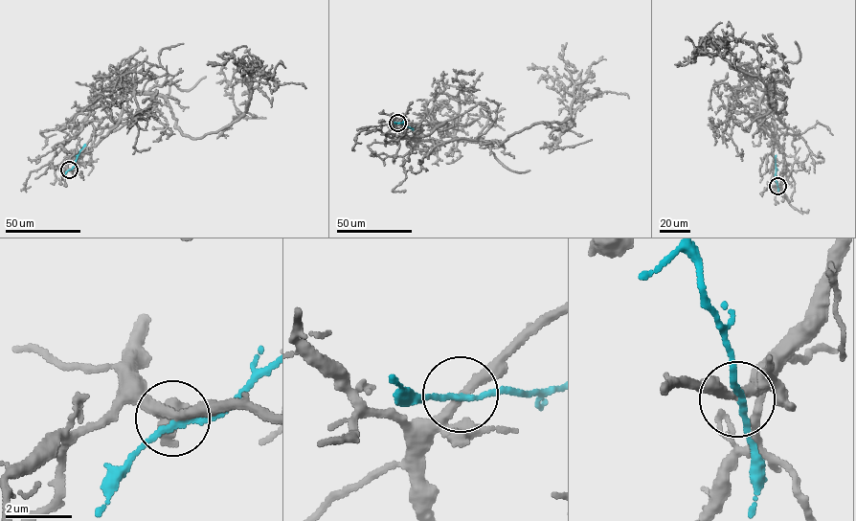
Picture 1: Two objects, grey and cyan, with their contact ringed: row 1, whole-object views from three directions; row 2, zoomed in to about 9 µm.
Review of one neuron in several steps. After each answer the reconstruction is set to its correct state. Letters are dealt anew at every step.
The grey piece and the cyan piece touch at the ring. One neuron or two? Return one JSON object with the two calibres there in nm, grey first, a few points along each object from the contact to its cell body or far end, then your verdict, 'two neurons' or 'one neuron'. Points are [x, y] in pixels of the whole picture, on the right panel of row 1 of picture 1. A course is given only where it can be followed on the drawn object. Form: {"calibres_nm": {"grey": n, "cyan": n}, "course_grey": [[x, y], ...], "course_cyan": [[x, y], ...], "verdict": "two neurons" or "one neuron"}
{"calibres_nm": {"grey": 280, "cyan": 170}, "course_grey": [[777, 186], [783, 151], [760, 99], [772, 81], [785, 98], [776, 111], [758, 77], [725, 59], [733, 39]], "course_cyan": [[777, 186], [776, 155]], "verdict": "two neurons"}

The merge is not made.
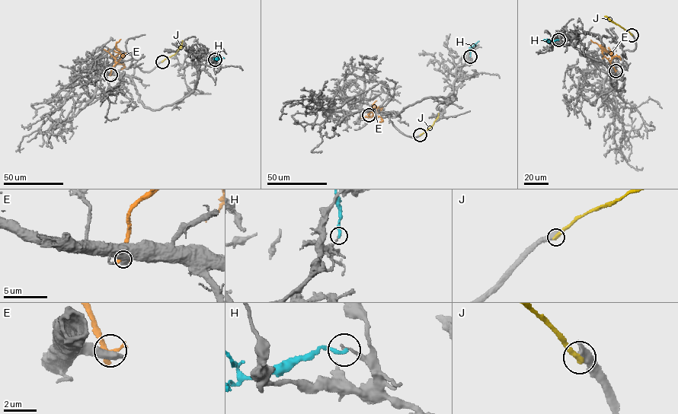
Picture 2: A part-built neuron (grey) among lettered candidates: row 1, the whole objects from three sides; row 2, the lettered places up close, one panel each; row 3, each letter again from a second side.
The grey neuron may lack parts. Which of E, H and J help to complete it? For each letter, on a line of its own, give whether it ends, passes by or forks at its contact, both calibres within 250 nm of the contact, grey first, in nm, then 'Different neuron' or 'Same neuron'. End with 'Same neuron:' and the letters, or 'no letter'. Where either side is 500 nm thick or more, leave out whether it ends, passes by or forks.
E: Thickness 650 nm (grey) against 440 nm. Different neuron
H: It ends there. Thickness 140 nm (grey) against 240 nm. Different neuron
J: Thickness 550 nm (grey) against 360 nm. Different neuron
Same neuron: no letter

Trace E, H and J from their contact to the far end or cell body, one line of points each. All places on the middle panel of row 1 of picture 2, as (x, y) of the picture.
E: (369, 115), (370, 112), (372, 116), (376, 110), (372, 106), (376, 100)
H: (470, 56), (469, 48), (479, 41)
J: (420, 135), (432, 125), (438, 113)

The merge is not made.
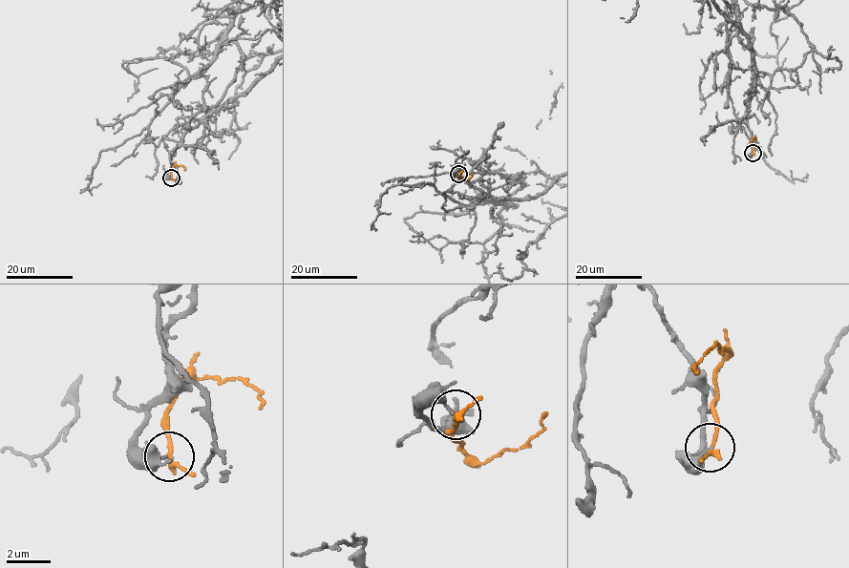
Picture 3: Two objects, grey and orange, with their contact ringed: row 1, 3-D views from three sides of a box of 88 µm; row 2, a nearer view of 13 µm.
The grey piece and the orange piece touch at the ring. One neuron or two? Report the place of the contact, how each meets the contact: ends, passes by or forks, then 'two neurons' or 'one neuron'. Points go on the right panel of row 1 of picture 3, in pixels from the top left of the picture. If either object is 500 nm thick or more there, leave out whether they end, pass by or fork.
place (753, 153); grey ends; orange passes by; two neurons

